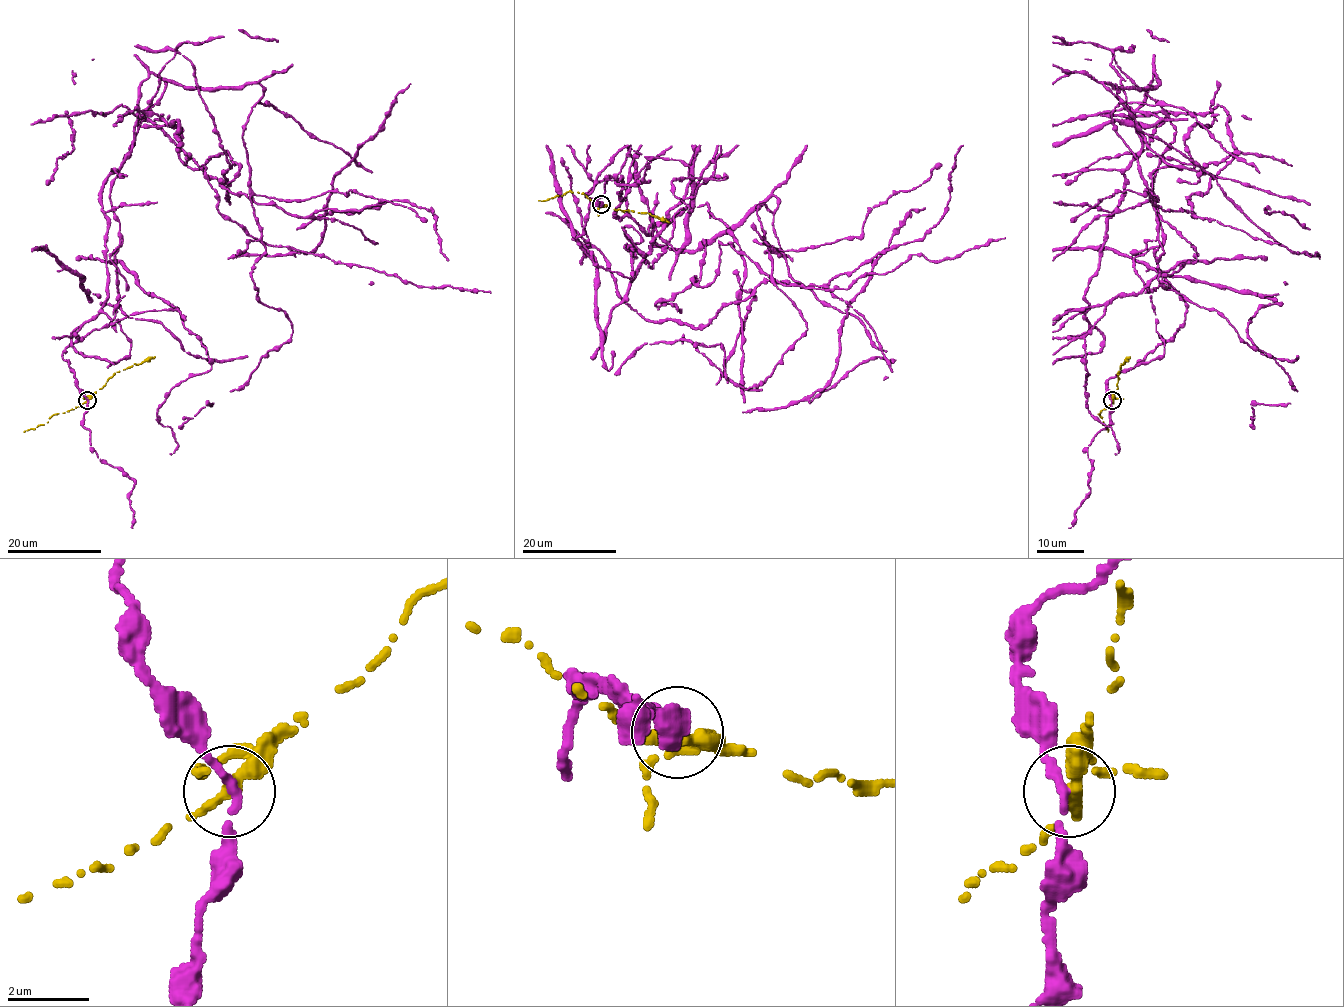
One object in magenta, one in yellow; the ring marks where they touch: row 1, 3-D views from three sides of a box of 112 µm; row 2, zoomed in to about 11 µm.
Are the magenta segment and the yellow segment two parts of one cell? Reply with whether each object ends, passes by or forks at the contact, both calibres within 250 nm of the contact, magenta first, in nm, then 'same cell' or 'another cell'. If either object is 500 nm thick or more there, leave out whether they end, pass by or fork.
magenta passes by; yellow ends there; 200 nm thick on the magenta side, 440 nm on the other; another cell

